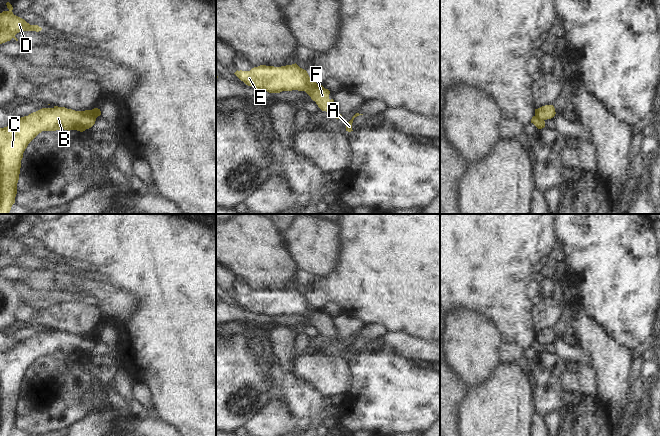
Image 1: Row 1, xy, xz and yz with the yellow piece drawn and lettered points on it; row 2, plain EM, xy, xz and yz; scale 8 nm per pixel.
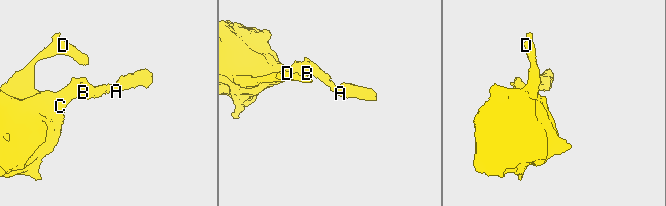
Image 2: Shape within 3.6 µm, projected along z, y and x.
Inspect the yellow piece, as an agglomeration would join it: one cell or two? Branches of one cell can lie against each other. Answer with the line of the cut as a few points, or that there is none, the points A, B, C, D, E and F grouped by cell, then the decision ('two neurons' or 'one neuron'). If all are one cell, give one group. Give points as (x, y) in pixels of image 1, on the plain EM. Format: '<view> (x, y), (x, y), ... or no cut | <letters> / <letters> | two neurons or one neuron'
xy (81, 335), (96, 341) | A F / B C D E | two neurons

